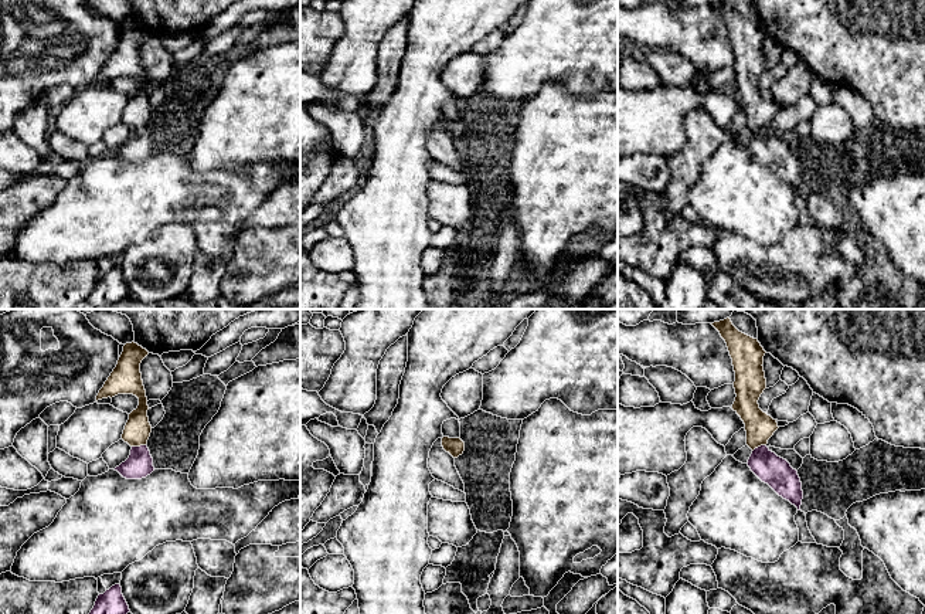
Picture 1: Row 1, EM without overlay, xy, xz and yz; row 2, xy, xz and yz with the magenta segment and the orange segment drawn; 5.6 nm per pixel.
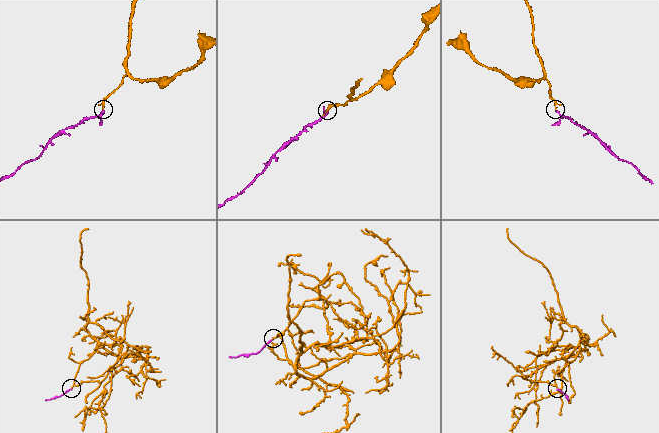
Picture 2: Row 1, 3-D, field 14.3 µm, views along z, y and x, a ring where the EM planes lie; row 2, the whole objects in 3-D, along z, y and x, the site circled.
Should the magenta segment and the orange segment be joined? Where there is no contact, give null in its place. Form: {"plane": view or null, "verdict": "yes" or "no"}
{"plane": "xy", "verdict": "yes"}

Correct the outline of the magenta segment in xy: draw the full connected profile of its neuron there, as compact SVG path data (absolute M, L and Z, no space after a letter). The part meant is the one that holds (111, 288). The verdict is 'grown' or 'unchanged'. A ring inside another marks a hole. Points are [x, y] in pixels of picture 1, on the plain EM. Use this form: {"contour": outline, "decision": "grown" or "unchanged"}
{"contour": "M120 267L112 268L99 277L93 291L88 296L85 306L93 309L108 309L129 295L129 288L122 277Z", "decision": "unchanged"}

